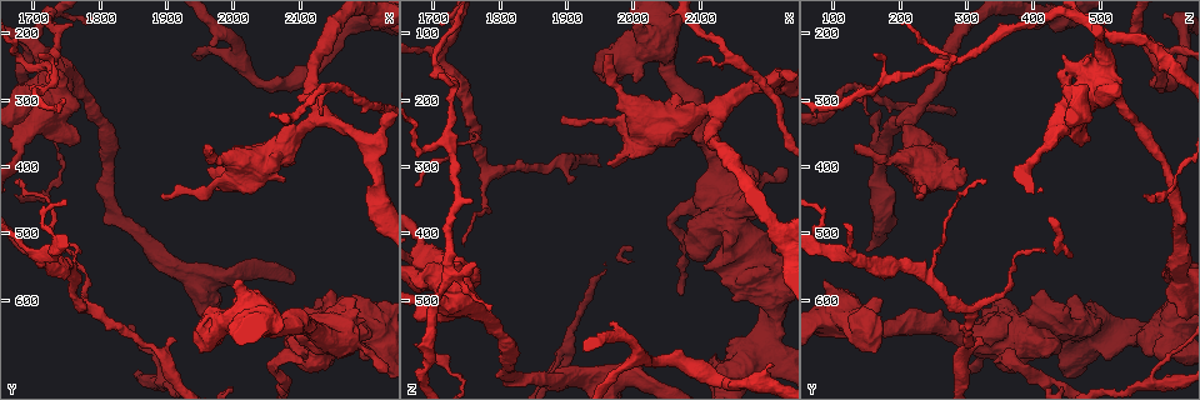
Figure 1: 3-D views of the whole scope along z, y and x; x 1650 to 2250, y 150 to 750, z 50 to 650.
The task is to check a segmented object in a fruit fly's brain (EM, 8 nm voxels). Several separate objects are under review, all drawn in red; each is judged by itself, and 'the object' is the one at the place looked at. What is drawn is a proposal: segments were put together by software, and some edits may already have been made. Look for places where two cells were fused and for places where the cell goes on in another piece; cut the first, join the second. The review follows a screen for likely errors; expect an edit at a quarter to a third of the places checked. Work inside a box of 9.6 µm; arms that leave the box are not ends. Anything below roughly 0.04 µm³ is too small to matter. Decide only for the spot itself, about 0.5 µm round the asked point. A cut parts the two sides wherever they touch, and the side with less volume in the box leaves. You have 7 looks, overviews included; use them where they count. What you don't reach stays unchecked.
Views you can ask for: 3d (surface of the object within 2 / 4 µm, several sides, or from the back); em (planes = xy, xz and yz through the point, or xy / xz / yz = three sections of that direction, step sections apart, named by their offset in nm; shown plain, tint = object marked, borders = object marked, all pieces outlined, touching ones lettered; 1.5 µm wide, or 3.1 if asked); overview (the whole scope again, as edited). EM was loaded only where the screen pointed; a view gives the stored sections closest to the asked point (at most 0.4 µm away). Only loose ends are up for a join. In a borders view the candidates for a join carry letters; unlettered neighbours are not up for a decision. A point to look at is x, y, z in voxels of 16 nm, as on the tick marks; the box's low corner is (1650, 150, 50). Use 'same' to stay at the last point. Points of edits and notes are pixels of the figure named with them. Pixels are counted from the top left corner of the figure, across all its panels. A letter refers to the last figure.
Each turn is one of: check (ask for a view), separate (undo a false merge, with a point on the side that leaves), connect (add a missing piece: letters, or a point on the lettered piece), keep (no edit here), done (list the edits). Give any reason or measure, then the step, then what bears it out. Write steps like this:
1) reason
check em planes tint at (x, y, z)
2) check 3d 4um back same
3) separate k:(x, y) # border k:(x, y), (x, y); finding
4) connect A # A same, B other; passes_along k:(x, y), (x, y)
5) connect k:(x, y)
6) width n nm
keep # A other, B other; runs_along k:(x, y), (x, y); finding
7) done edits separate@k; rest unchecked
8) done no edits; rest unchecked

thick end
check em xz step 8 tint at (1765, 315, 450)

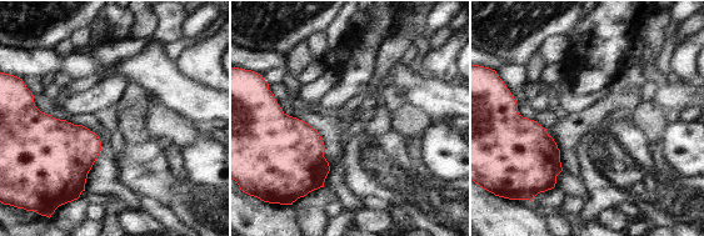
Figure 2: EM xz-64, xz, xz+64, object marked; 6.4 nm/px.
cut it another way
check em planes borders same

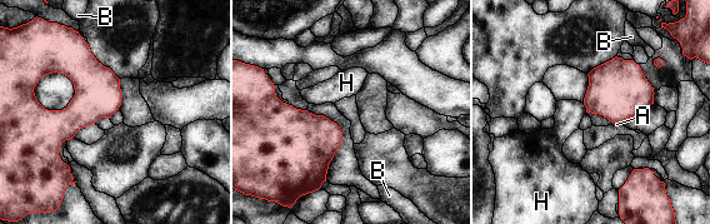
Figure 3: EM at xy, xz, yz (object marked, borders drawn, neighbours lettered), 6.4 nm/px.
longest_contact H 70 nm
keep # A other, B other, H other; border 3:(583, 103), (586, 112); no lettered piece goes on from it

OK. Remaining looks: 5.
check em xz step 8 tint at (1745, 530, 420)

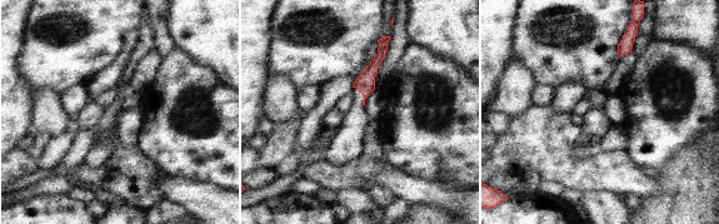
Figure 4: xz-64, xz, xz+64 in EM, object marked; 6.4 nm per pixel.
cut it another way
check em planes borders same

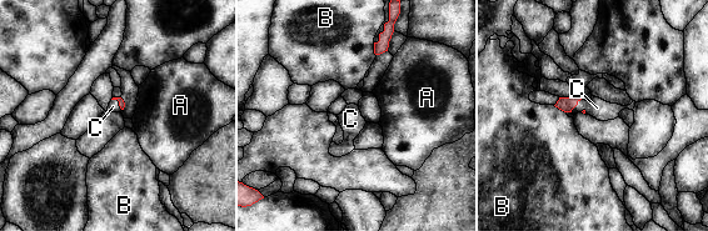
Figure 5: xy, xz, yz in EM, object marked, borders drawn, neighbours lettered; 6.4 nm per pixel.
connect C # A other, B other, C same; passes_along 5:(566, 104), (577, 104), (597, 108); the cell continues

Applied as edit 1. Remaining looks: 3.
an open end
check em planes borders at (1960, 370, 130)

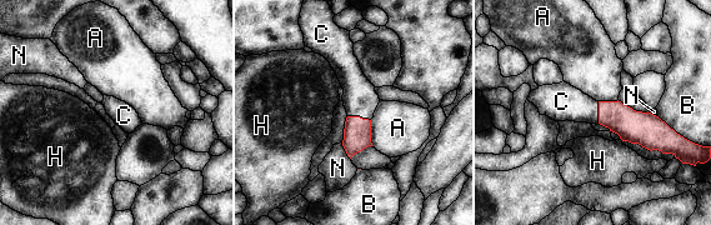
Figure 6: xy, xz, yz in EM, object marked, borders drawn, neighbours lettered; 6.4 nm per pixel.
longest_contact B 180 nm
connect C # A other, B other, C same, H other, N other; passes_along 6:(357, 131), (359, 116), (360, 99); the cell continues

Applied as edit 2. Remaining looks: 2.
done edits connect@5, connect@6; rest unchecked

